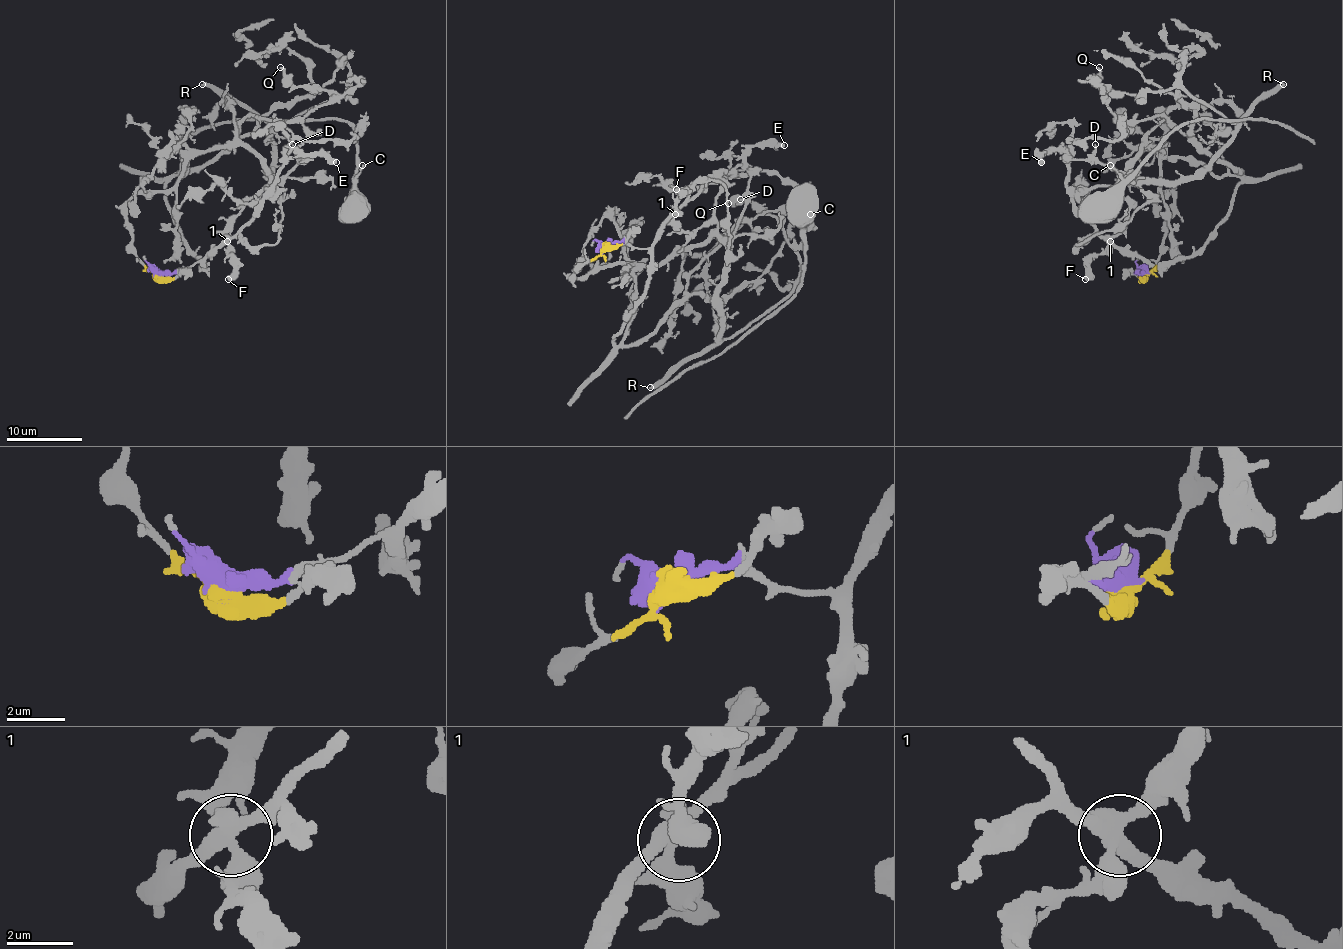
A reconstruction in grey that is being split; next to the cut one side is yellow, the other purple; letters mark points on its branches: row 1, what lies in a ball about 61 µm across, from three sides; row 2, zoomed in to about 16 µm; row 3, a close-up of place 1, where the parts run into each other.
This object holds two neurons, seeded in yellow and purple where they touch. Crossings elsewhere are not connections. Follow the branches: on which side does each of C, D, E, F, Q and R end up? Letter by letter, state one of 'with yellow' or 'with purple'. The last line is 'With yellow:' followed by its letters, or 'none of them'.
C: with yellow
D: with yellow
E: with yellow
F: with yellow
Q: with yellow
R: with yellow
With yellow: C, D, E, F, Q, R

